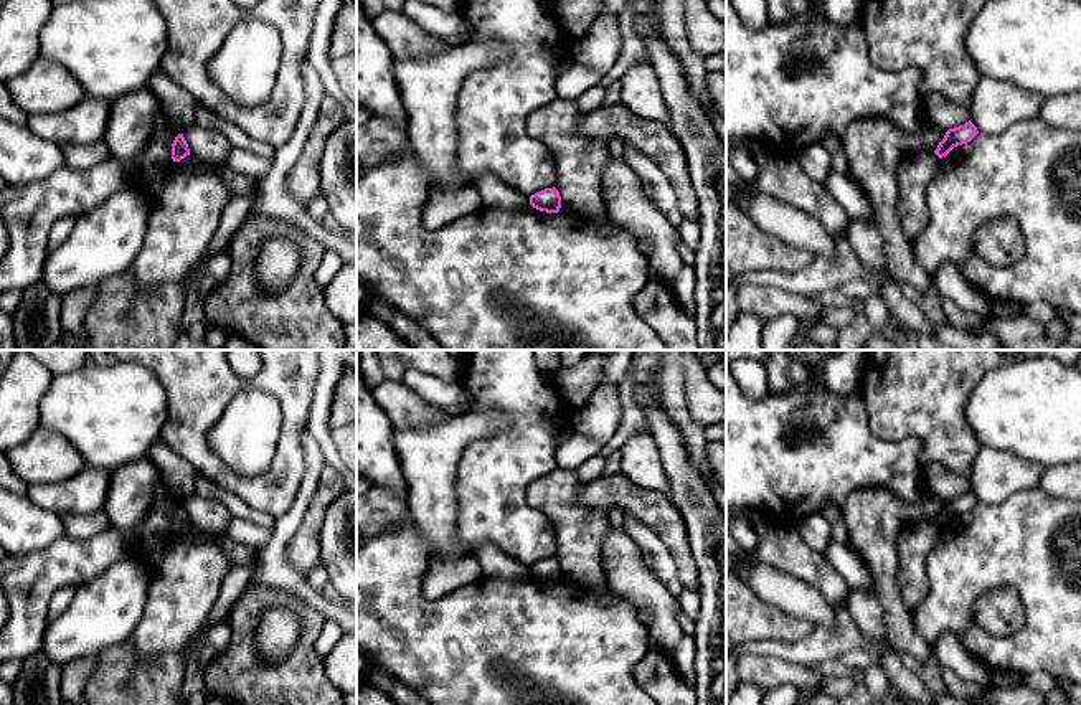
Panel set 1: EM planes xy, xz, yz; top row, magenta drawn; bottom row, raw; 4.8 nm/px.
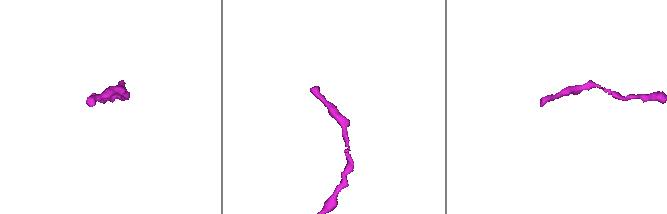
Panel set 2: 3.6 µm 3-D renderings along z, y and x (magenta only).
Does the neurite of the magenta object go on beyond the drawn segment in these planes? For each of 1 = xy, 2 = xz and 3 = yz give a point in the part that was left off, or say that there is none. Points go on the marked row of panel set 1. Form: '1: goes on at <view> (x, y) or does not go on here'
1: does not go on here
2: does not go on here
3: does not go on here

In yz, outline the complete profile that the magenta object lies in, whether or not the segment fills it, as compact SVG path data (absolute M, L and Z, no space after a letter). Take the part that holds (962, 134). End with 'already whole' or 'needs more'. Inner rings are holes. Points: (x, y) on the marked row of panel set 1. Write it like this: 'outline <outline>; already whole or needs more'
outline M969 121L964 125L949 129L944 139L939 142L934 154L942 159L946 157L954 147L970 142L979 134L977 127Z; already whole

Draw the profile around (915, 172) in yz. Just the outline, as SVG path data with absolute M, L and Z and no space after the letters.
M934 152L909 154L898 163L896 210L911 241L926 228L926 188L936 175L939 163L941 159Z

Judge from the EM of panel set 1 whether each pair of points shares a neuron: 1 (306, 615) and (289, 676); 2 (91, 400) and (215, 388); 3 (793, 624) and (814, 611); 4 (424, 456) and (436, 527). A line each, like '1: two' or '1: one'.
1: one
2: two
3: two
4: one

